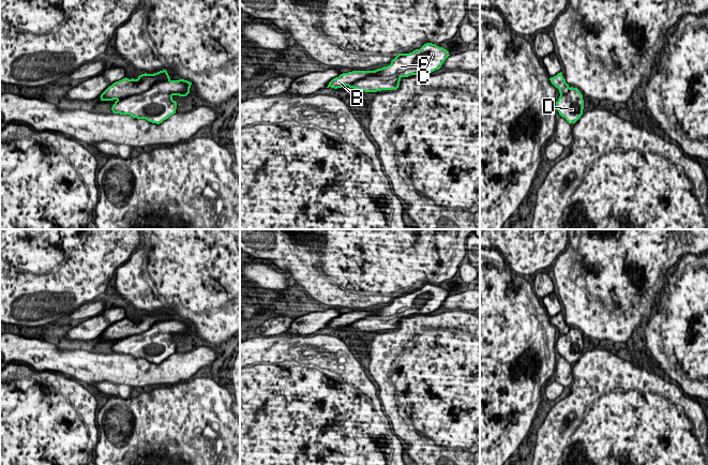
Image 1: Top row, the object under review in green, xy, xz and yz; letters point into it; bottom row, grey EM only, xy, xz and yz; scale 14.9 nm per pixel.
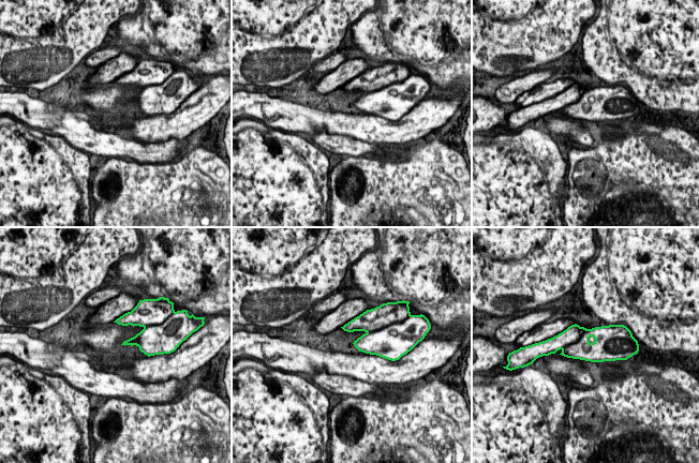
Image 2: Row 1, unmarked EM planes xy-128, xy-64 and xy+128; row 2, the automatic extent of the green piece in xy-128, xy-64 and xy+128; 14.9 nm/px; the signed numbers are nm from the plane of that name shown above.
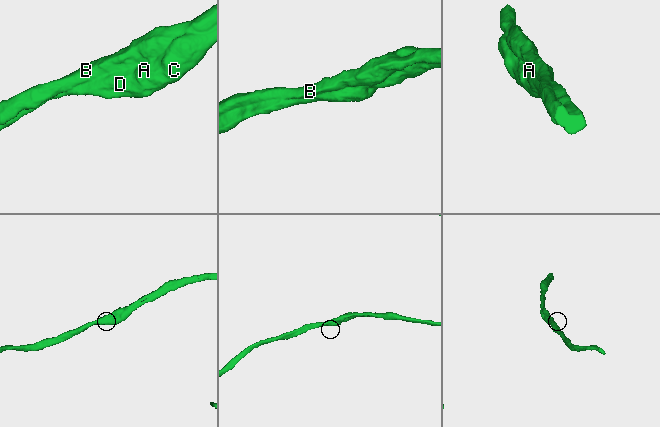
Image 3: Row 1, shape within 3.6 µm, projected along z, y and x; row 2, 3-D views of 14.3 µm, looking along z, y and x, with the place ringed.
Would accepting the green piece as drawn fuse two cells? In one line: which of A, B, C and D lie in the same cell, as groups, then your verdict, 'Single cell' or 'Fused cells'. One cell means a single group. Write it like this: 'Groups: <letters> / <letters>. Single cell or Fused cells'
Groups: A C D / B. Fused cells

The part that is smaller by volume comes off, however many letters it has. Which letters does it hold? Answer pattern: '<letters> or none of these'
B

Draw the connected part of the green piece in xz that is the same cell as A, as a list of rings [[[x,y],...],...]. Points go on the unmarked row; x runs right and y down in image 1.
[[[426,283],[409,294],[398,294],[388,306],[375,310],[373,315],[353,321],[349,328],[364,332],[396,330],[402,317],[427,315],[439,310],[449,291],[436,284]]]

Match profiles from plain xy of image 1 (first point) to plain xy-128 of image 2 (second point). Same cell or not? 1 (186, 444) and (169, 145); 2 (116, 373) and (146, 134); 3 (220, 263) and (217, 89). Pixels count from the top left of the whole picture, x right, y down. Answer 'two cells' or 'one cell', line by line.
1: two cells
2: one cell
3: two cells

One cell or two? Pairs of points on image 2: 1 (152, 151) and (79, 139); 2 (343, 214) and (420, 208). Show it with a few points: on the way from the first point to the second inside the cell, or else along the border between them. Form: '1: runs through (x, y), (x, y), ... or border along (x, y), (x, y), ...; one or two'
1: runs through (134, 149), (98, 143); one
2: runs through (362, 214), (375, 214), (382, 208), (401, 208); one

